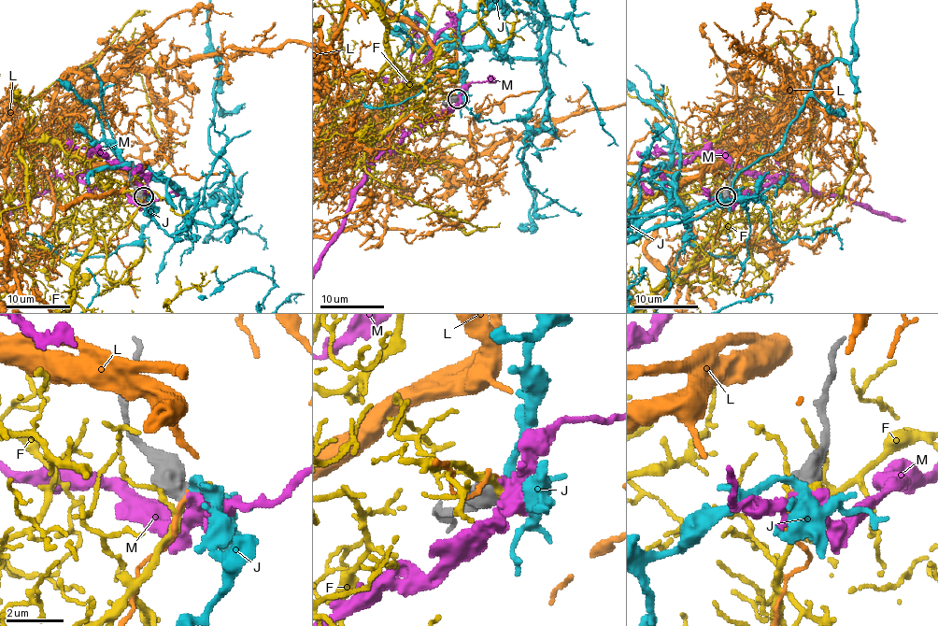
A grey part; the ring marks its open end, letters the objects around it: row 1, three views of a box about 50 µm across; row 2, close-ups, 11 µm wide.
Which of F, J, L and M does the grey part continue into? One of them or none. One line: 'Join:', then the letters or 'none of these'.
Join: J

